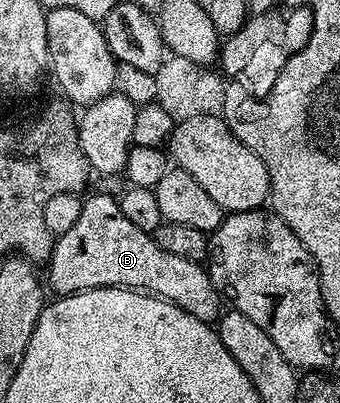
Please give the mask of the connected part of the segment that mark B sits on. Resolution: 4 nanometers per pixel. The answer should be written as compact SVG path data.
M107 193L93 194L80 207L75 222L63 234L58 234L46 269L46 284L49 289L51 284L55 295L80 293L83 289L134 289L162 297L181 307L181 311L189 311L189 315L208 323L218 322L221 316L219 291L206 268L198 261L161 251L154 236L141 231L141 227L133 227L121 215L118 200Z

